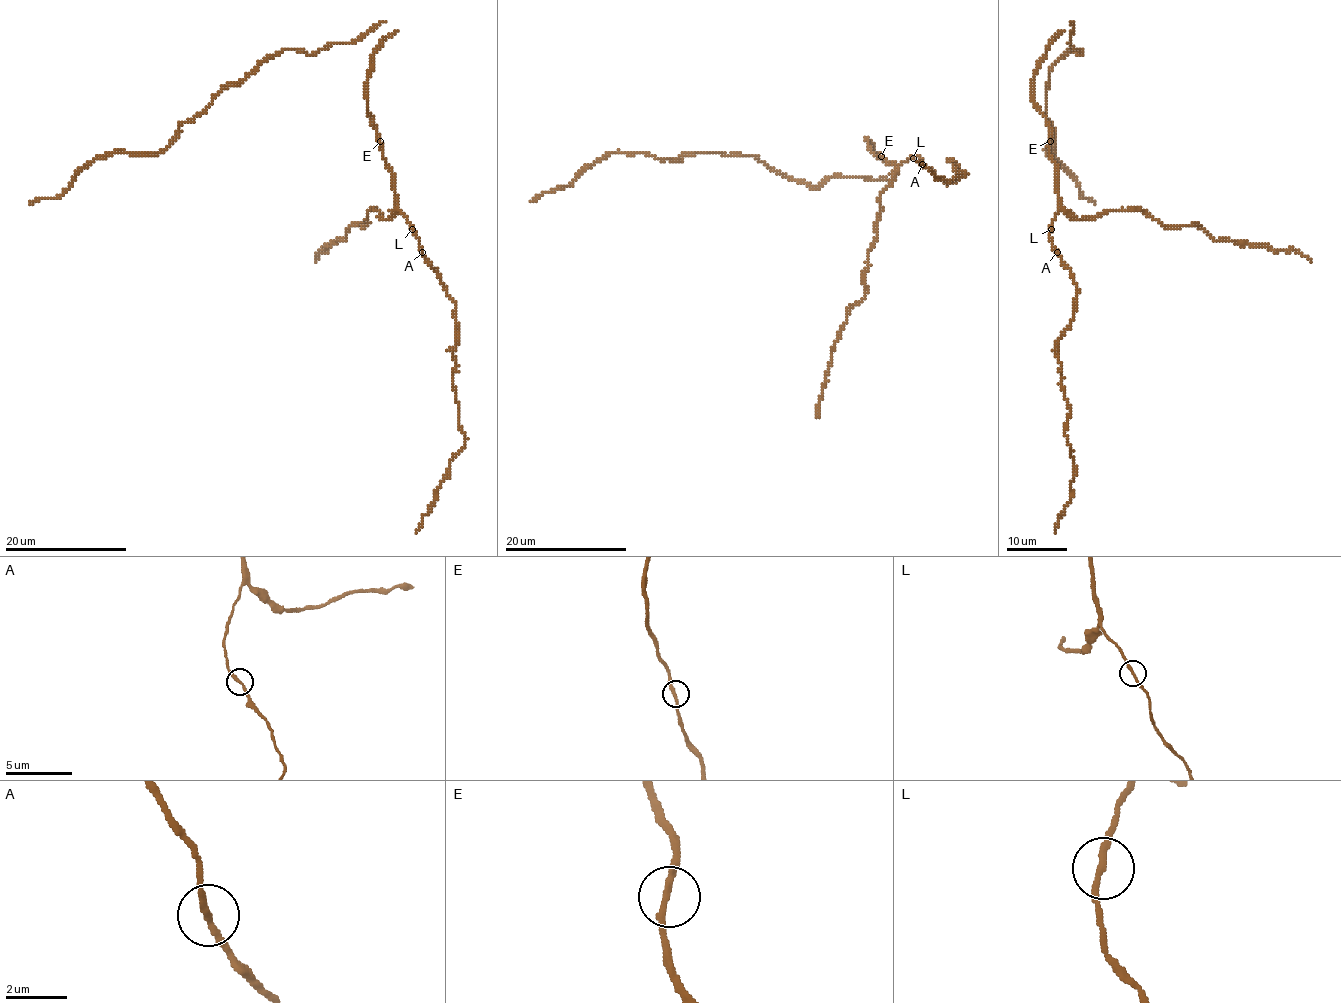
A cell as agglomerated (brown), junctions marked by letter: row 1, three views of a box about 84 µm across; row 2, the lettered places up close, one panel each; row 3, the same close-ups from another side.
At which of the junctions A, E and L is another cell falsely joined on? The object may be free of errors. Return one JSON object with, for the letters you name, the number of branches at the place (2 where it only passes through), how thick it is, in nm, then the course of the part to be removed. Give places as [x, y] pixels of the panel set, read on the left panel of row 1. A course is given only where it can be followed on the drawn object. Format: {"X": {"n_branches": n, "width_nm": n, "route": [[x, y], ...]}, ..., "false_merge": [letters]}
{"false_merge": []}

